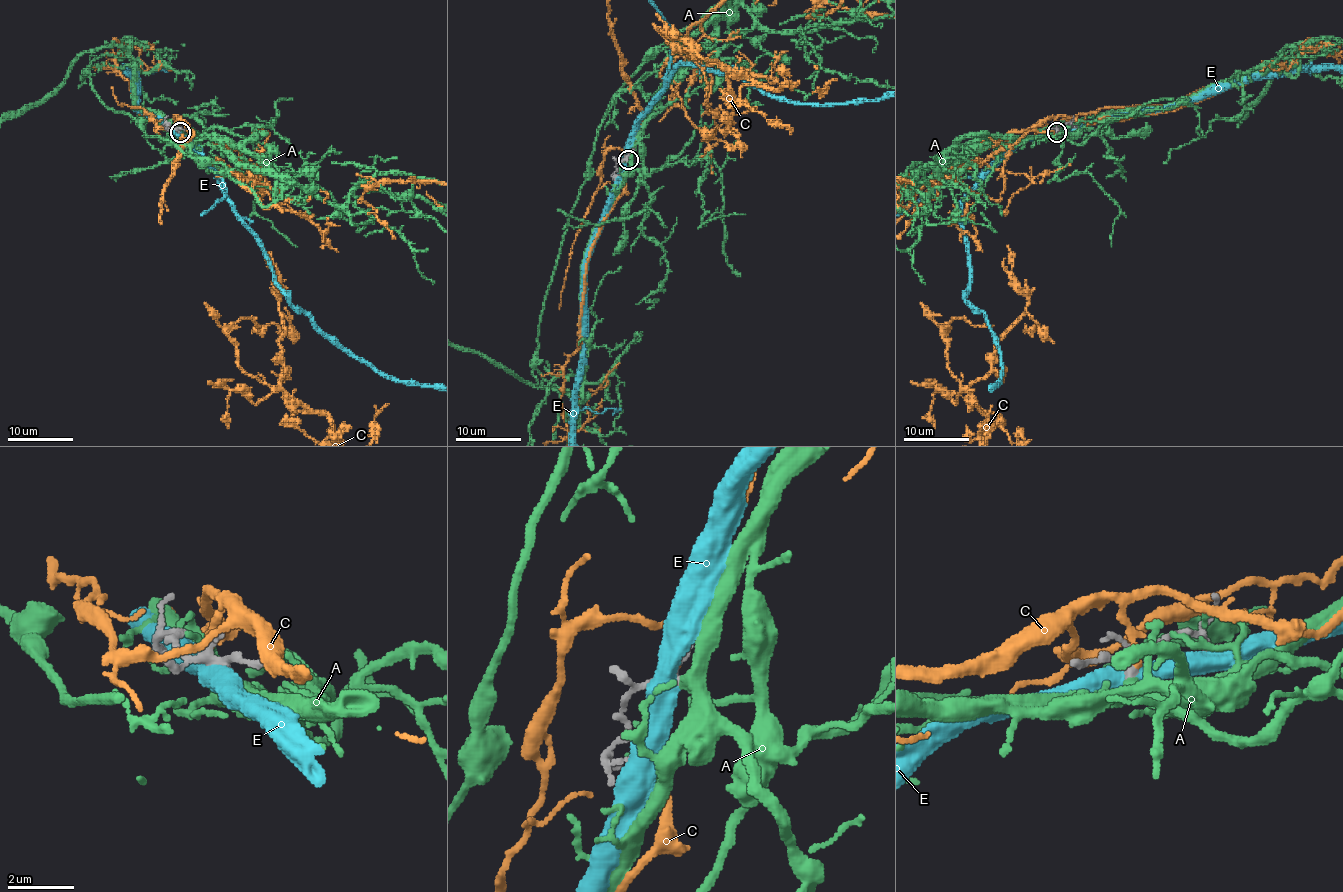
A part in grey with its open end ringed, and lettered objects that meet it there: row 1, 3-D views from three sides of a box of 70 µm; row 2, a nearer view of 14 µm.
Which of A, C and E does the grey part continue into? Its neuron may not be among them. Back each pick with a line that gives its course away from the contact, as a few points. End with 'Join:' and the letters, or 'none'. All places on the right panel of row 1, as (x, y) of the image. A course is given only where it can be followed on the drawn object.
Join: A

